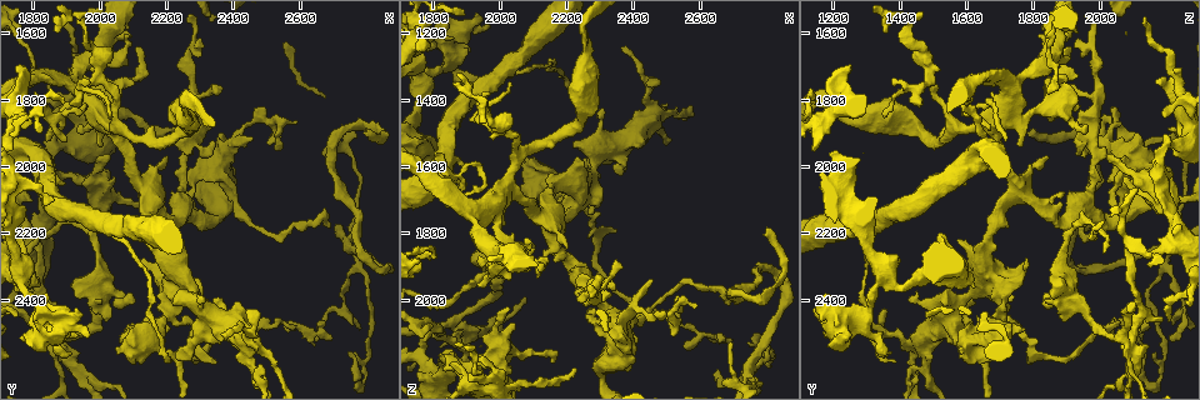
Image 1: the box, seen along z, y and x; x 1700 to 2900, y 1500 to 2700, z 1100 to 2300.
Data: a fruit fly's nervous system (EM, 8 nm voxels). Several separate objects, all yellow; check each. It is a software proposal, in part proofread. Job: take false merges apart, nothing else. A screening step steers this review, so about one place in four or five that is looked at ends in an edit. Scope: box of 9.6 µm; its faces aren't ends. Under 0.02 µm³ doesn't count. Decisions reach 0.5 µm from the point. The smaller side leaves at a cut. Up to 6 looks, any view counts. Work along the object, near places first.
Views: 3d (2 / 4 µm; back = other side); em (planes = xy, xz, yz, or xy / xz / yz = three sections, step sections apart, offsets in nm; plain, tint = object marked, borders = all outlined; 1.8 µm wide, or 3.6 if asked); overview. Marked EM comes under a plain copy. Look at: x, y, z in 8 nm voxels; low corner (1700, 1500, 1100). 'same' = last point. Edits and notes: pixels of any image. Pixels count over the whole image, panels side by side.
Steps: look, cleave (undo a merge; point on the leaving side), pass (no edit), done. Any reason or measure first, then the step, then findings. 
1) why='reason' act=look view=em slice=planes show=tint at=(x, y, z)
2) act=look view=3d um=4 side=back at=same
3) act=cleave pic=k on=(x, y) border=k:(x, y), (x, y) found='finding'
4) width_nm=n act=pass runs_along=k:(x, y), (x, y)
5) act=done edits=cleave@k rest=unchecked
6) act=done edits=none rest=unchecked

why='four or more arms meet' act=look view=3d um=2 side=back at=(2760, 2250, 2190)

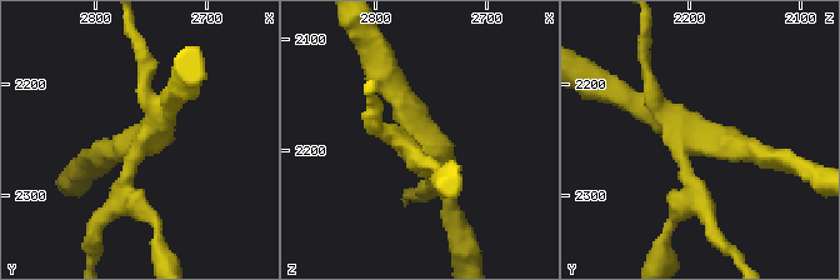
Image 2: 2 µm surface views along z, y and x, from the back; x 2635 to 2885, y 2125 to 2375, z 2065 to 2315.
why='need the tissue' act=look view=em um=3.6 slice=planes show=tint at=(2758, 2254, 2190)

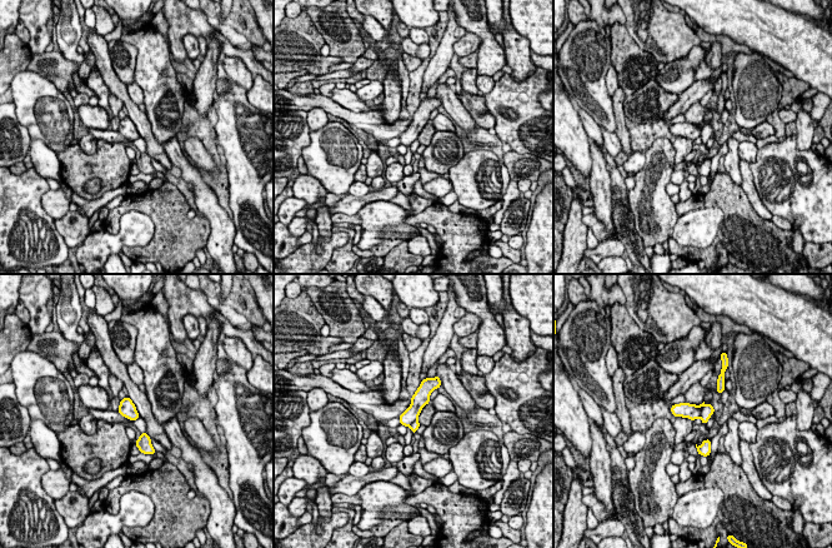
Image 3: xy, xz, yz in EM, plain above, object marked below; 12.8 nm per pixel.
act=cleave pic=3 on=(707, 410) border=3:(705, 404), (698, 417) found='a second cell is stuck on'

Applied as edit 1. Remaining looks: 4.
act=look view=overview

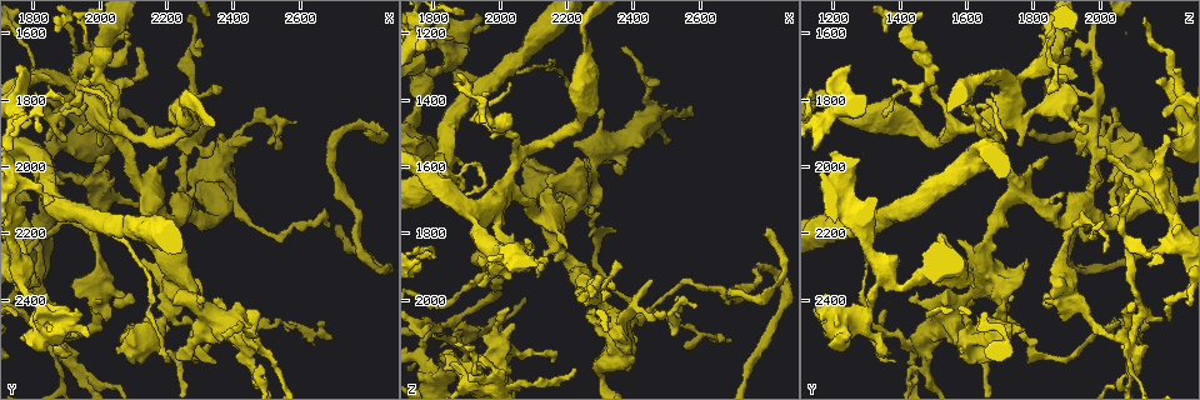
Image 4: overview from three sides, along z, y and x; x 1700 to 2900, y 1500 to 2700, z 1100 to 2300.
why='sharp bend' act=look view=3d um=2 at=(2780, 1880, 2000)

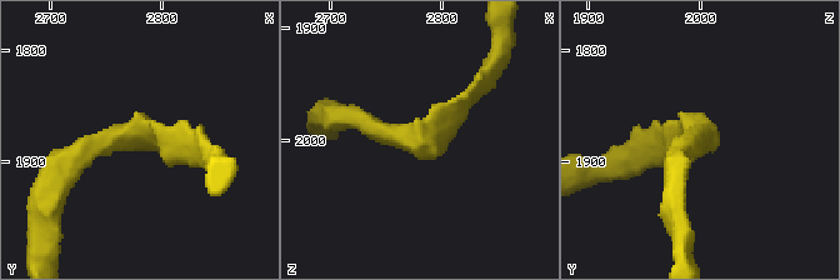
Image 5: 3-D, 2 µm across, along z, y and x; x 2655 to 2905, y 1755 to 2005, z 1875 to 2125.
arm_widths_nm=170,190 why='shape alone is not enough' act=look view=em slice=planes show=tint at=(2784, 1874, 1998)

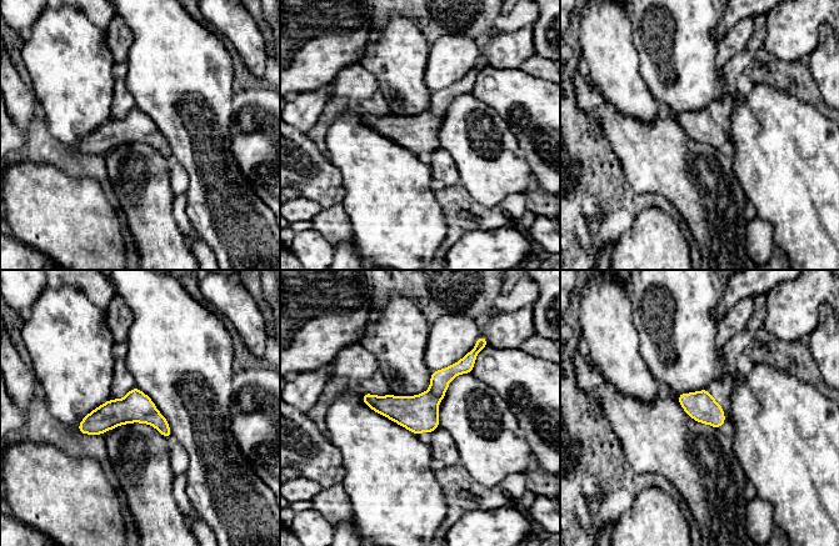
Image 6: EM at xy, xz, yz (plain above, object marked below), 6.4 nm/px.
act=pass runs_along=6:(470, 355), (420, 405), (365, 399) found='all the same cell'

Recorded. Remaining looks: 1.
act=done edits=cleave@3 rest=unchecked

